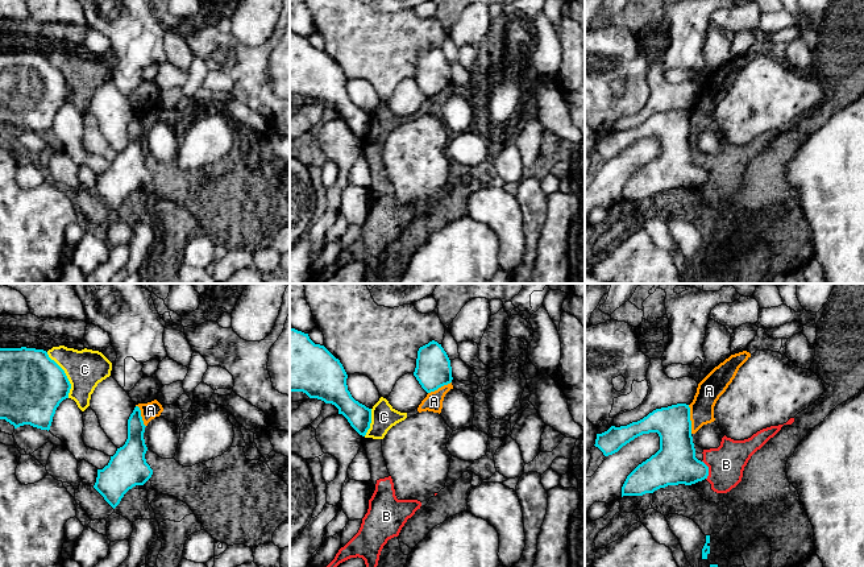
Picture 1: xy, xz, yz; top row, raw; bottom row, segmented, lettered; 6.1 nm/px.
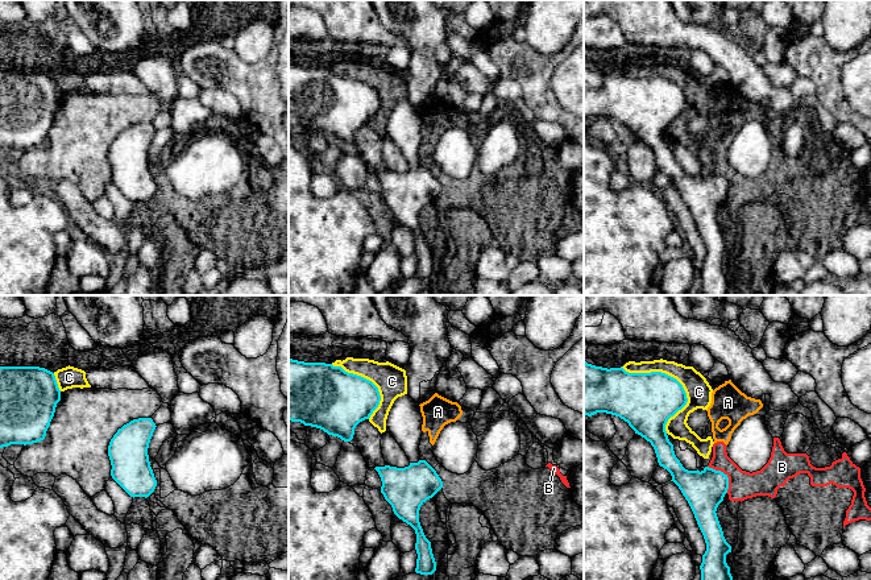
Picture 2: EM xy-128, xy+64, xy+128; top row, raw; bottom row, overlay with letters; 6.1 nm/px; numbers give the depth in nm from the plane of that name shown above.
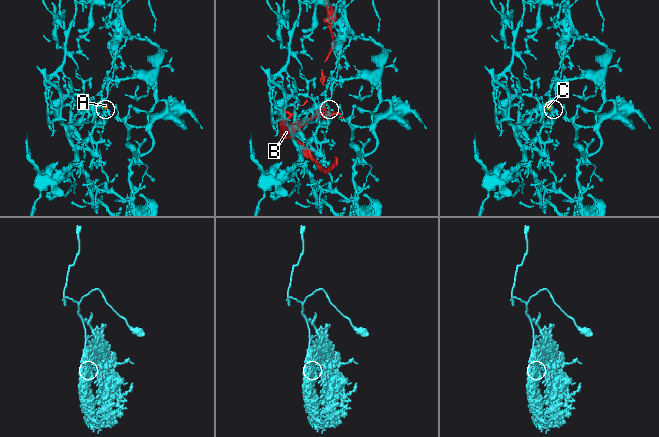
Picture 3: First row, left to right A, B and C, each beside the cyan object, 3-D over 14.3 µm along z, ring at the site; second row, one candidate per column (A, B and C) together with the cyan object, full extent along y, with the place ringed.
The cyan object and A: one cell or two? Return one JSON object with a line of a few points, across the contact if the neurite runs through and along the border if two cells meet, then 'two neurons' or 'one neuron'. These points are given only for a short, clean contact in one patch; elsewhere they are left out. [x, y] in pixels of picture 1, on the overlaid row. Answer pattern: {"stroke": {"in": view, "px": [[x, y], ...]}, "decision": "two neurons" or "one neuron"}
{"stroke": {"in": "yz", "px": [[688, 405], [692, 433]]}, "decision": "two neurons"}

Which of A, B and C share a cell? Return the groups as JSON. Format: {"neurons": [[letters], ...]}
{"neurons": [["A", "B", "C"]]}

